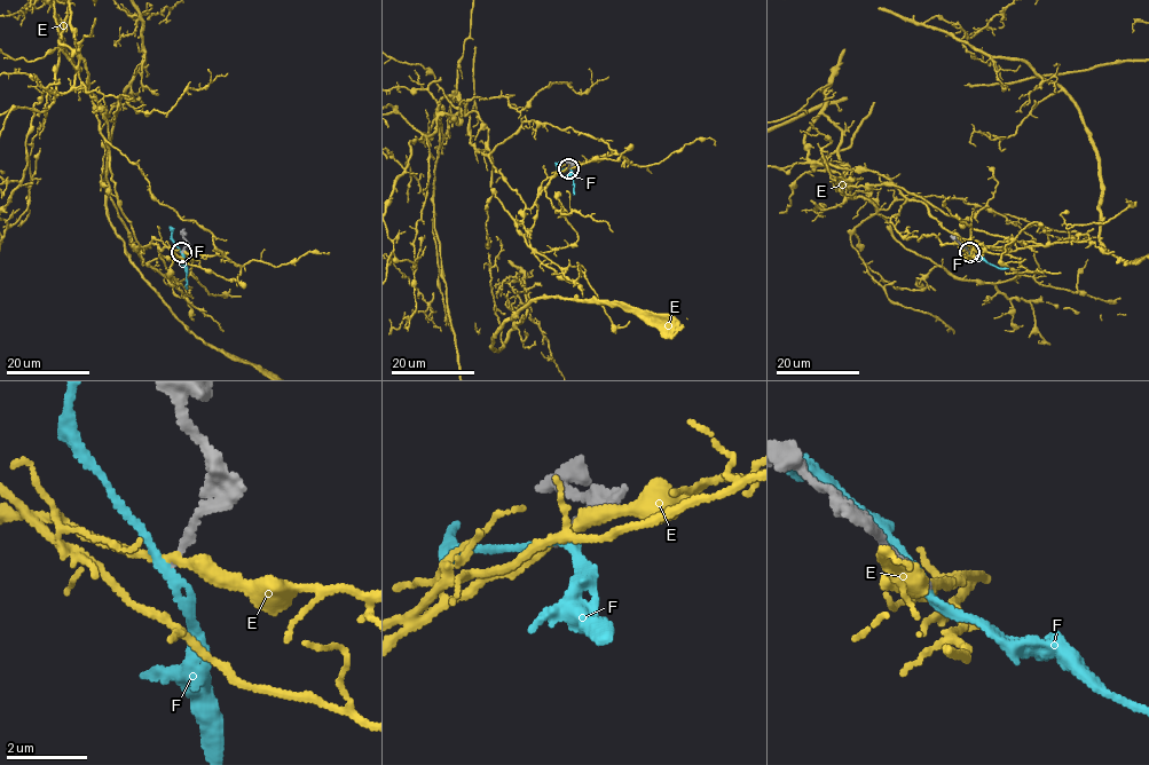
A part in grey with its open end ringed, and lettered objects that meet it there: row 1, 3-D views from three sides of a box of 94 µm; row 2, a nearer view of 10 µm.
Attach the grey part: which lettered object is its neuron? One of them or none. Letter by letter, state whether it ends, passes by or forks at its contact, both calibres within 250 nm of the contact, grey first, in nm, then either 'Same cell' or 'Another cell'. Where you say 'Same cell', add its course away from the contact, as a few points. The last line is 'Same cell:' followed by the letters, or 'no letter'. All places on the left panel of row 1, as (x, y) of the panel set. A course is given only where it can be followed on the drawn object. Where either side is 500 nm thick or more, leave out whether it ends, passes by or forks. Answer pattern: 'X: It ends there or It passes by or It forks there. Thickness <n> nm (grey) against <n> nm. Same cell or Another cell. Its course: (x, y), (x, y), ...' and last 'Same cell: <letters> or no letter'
E: It passes by. Thickness 160 nm (grey) against 240 nm. Another cell
F: It passes by. Thickness 150 nm (grey) against 190 nm. Another cell
Same cell: no letter

